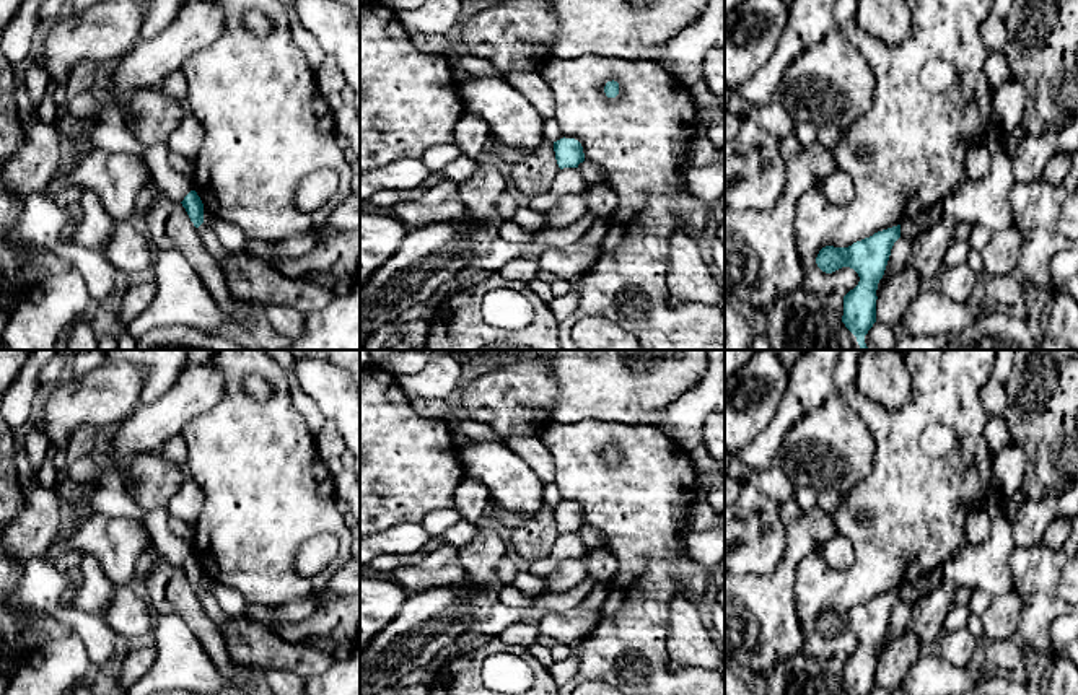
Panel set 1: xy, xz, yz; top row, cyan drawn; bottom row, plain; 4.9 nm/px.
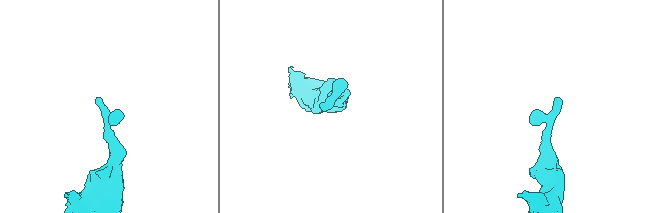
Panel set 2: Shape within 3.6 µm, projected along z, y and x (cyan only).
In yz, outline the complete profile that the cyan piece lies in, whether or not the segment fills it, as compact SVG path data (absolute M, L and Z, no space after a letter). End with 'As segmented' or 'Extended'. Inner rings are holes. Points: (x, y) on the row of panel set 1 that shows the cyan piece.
M901 225L874 233L848 247L826 246L816 257L817 267L832 273L853 269L860 282L844 296L842 322L857 337L858 350L868 350L865 335L876 322L876 290L884 275L891 249L901 238Z. As segmented

